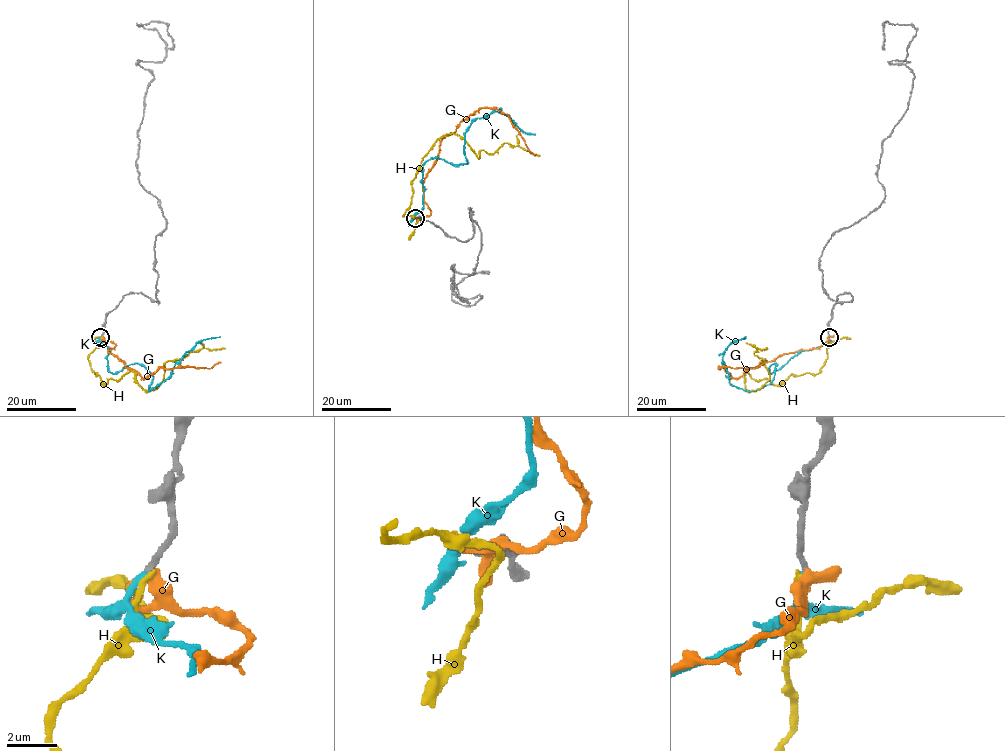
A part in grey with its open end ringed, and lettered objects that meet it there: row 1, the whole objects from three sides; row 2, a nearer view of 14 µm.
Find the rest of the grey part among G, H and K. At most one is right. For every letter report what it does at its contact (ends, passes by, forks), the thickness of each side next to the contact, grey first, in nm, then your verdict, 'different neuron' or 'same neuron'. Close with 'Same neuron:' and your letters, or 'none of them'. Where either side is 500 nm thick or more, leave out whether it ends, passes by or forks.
G: it passes by | 240/440 nm | same neuron
H: it ends | 240/240 nm | different neuron
K: it ends | 240/240 nm | different neuron
Same neuron: G

